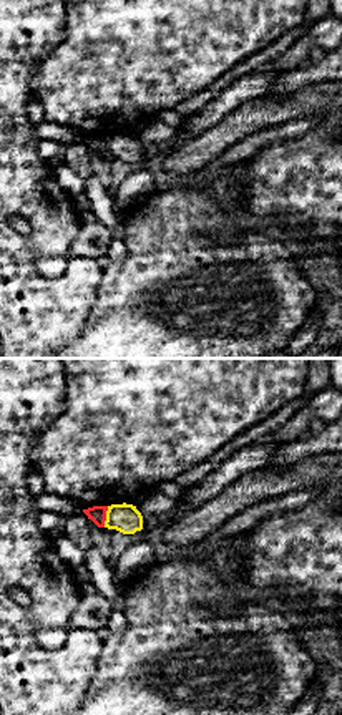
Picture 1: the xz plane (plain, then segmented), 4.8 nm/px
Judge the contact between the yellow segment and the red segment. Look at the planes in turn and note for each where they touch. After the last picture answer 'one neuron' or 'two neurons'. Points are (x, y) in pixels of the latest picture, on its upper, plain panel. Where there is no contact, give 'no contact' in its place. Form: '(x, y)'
(107, 145)

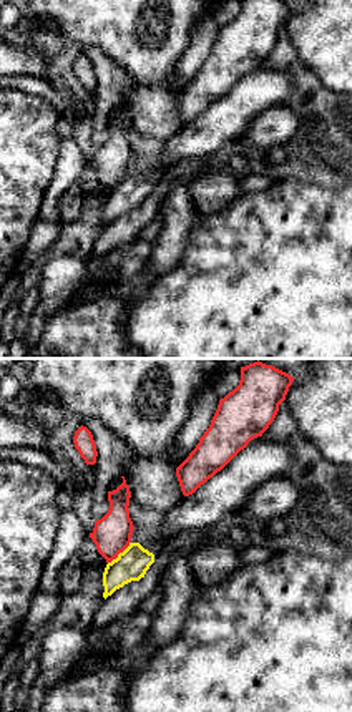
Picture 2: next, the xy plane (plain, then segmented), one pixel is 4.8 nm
(120, 181)

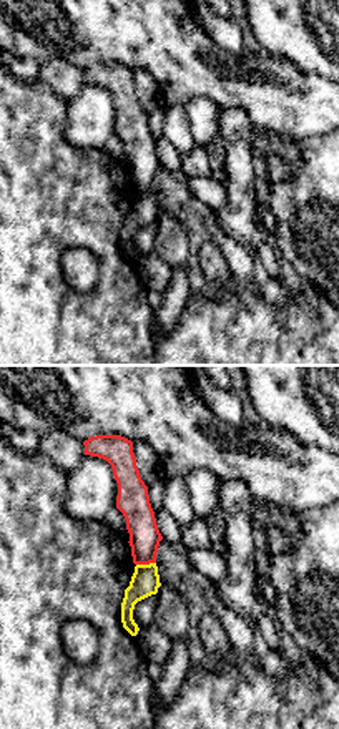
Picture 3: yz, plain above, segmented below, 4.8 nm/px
(145, 193)

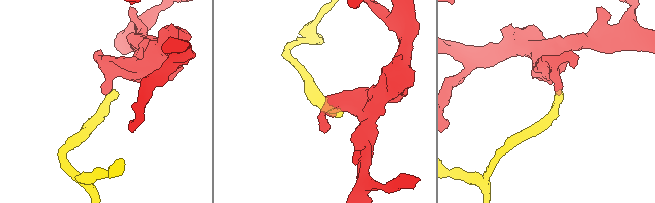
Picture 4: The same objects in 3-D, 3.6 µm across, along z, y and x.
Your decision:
two neurons

